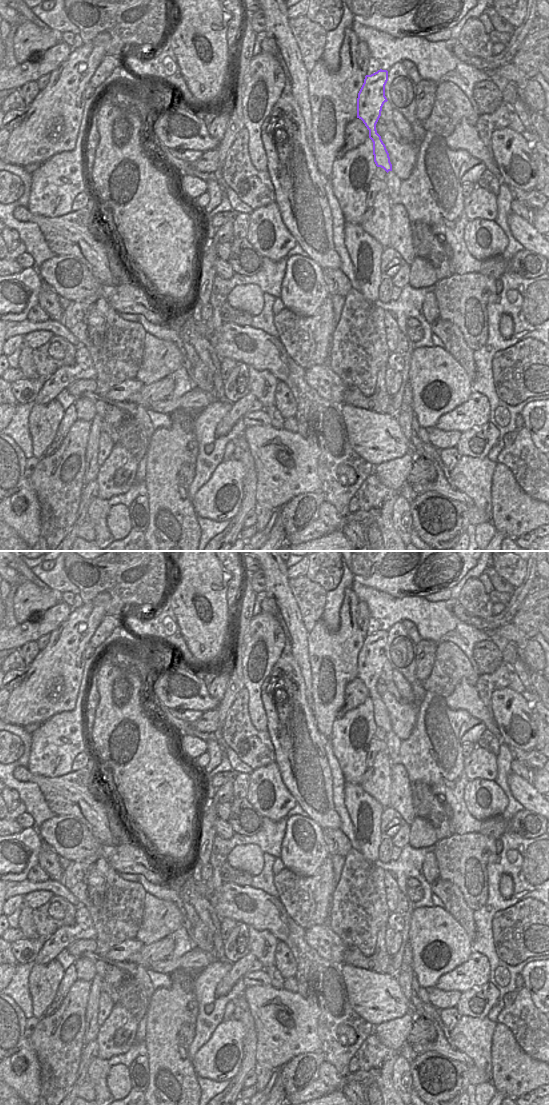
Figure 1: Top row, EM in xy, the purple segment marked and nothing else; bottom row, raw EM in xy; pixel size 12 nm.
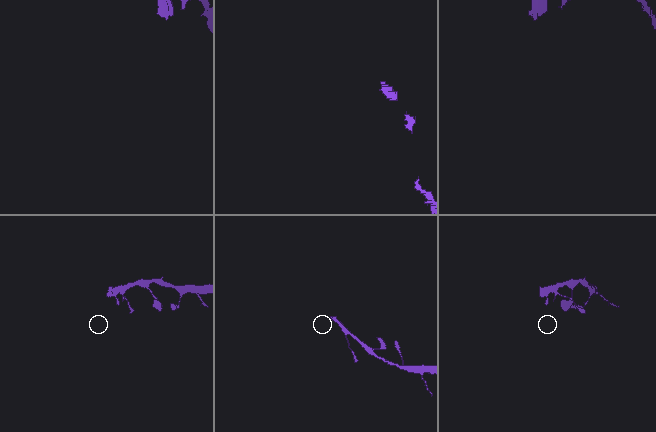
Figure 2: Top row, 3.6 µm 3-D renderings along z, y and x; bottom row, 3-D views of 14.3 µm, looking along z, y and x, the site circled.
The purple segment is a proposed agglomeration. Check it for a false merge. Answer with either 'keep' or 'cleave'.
keep

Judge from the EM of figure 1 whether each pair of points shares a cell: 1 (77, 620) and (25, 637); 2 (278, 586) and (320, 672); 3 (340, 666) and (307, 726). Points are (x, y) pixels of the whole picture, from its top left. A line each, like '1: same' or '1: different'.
1: different
2: different
3: different

